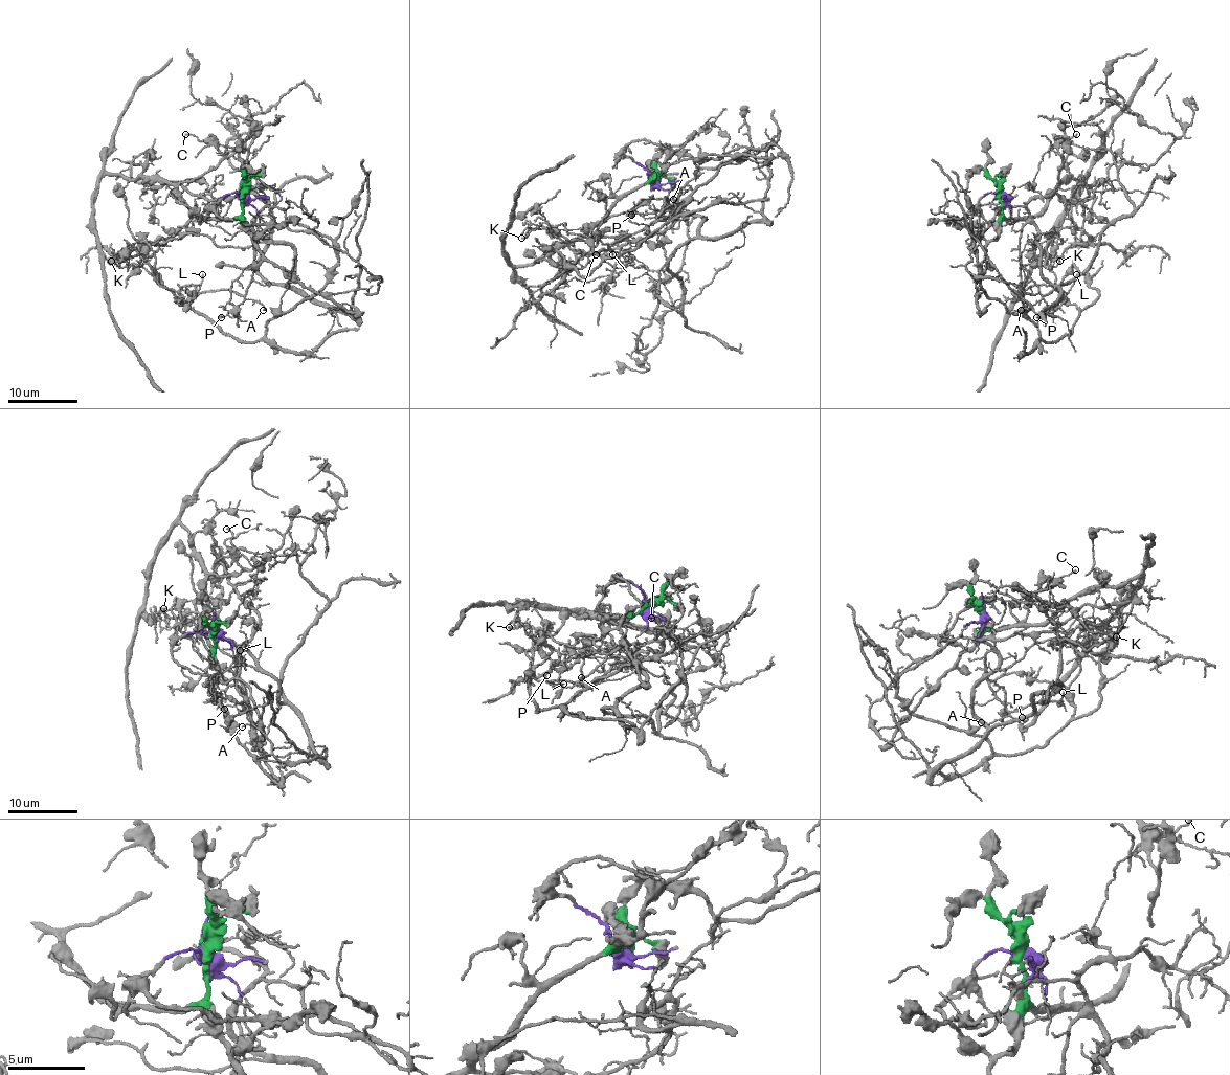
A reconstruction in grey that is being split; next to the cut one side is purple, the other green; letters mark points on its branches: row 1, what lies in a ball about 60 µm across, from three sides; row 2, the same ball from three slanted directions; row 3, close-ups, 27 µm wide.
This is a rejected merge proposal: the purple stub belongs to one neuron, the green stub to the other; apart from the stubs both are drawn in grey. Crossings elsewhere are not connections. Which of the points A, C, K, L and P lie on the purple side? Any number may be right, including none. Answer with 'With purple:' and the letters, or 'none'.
With purple: A, L, P

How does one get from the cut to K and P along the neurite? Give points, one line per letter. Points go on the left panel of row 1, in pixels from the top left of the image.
K: (242, 192), (238, 217), (203, 218), (172, 185), (105, 175), (94, 233), (105, 256), (126, 264), (112, 261)
P: (242, 192), (215, 211), (286, 222), (284, 209), (258, 215), (252, 282), (221, 316)

